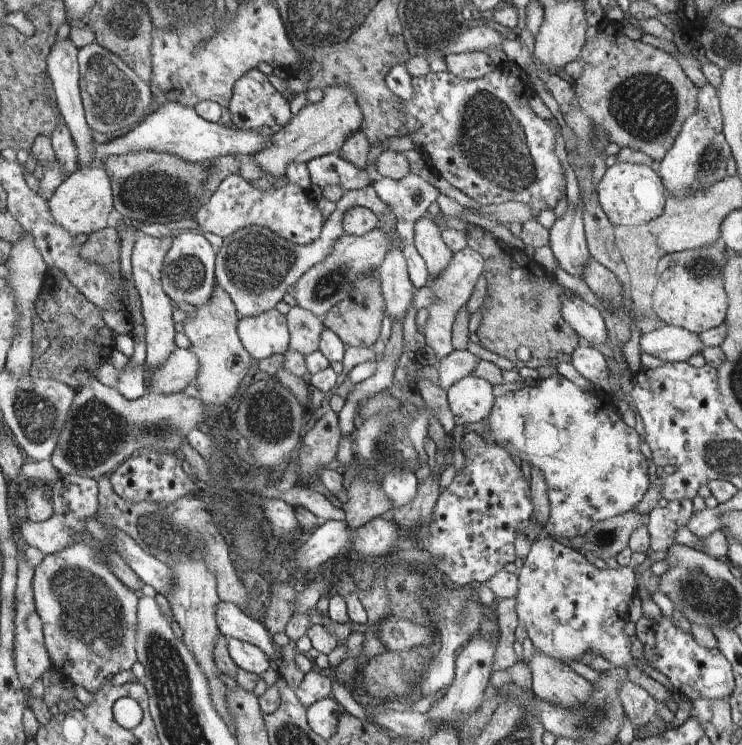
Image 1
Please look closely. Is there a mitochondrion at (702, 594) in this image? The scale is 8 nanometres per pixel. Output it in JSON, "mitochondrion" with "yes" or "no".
{"mitochondrion":"yes"}

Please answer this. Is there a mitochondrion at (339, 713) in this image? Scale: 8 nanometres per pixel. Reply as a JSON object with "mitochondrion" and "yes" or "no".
{"mitochondrion":"no"}

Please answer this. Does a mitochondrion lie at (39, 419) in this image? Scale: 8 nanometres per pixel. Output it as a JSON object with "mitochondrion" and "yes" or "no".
{"mitochondrion":"yes"}

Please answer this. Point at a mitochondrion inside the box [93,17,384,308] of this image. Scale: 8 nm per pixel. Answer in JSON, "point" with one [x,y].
{"point":[254,261]}

